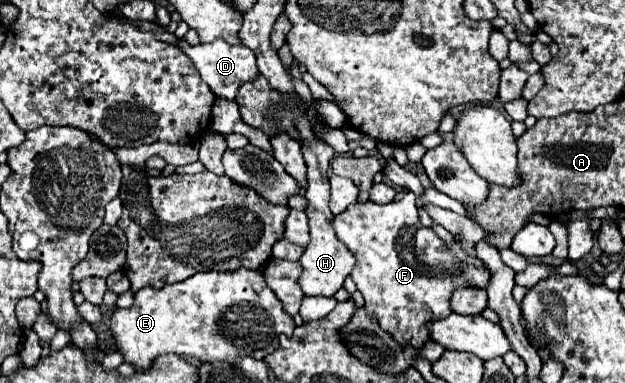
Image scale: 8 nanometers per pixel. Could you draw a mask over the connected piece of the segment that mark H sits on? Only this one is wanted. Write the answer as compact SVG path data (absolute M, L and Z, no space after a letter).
M293 108L295 114L295 126L297 130L303 134L303 156L307 162L307 190L305 190L305 198L309 200L309 208L307 208L307 216L309 216L309 226L311 226L311 242L305 248L305 254L301 256L301 266L303 266L303 274L299 278L299 286L303 290L305 296L335 296L335 292L343 286L345 278L351 274L353 266L355 266L355 256L347 250L347 246L337 238L333 226L331 226L331 210L329 210L329 178L327 178L327 170L329 164L335 156L335 150L325 144L319 142L311 130L309 120L303 116L303 112L299 108Z

